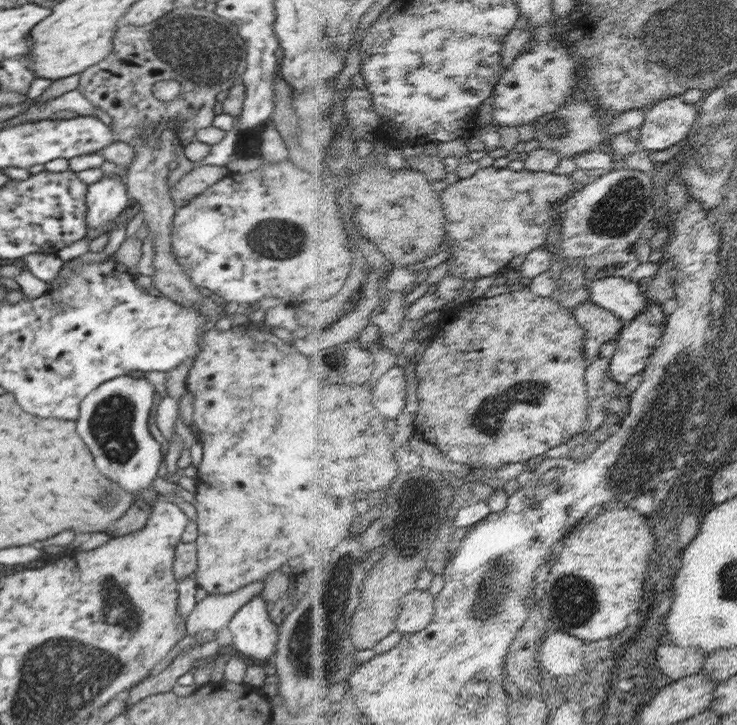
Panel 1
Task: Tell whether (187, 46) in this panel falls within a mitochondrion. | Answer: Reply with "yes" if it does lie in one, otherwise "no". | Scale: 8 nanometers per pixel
yes

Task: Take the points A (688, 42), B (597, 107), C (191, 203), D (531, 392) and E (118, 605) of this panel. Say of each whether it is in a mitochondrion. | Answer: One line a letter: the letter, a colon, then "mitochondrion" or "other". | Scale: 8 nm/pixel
A: mitochondrion
B: other
C: other
D: mitochondrion
E: mitochondrion

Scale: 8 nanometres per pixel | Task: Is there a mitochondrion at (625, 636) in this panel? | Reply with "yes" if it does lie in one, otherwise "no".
no

